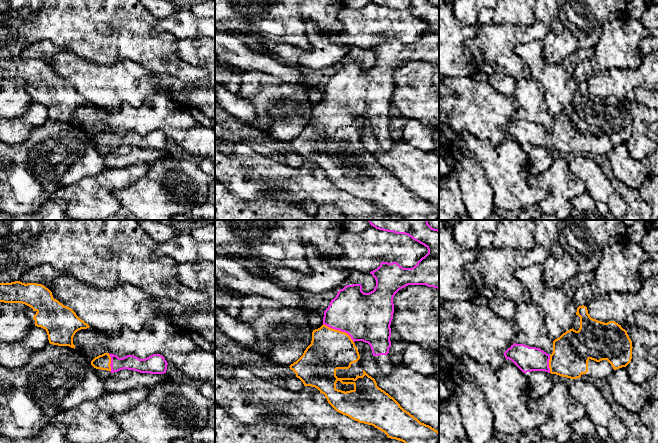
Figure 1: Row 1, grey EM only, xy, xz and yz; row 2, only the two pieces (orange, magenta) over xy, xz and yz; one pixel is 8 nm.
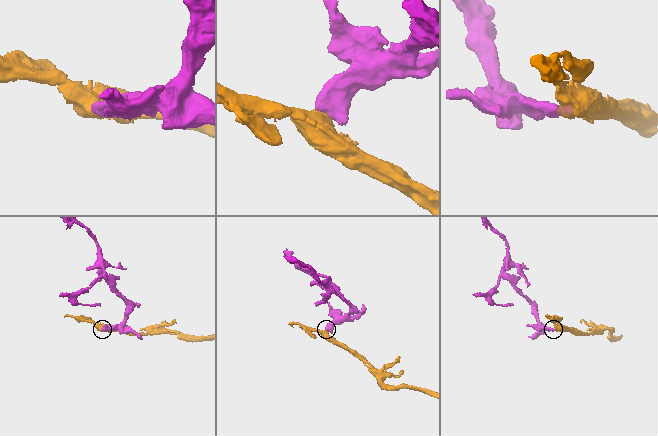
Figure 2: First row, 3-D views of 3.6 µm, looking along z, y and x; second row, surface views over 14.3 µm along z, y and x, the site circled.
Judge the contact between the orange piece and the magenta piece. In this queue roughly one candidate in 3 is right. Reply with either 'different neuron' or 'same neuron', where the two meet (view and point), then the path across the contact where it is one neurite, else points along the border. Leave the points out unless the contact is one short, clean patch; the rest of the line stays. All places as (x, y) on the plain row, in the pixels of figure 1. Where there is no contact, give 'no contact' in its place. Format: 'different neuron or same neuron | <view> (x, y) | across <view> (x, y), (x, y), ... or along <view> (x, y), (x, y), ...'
same neuron | xz (338, 106) | across xz (330, 125), (338, 106), (350, 94), (366, 93)

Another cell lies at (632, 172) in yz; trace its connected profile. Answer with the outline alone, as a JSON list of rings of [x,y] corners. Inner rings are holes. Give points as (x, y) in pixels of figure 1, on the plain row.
[[[625,143],[614,146],[608,153],[614,177],[629,188],[638,190],[648,174],[642,161],[634,159]]]

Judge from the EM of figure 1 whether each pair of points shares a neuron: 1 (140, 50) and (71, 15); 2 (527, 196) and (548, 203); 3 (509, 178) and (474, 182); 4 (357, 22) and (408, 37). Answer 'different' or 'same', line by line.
1: same
2: different
3: different
4: same

